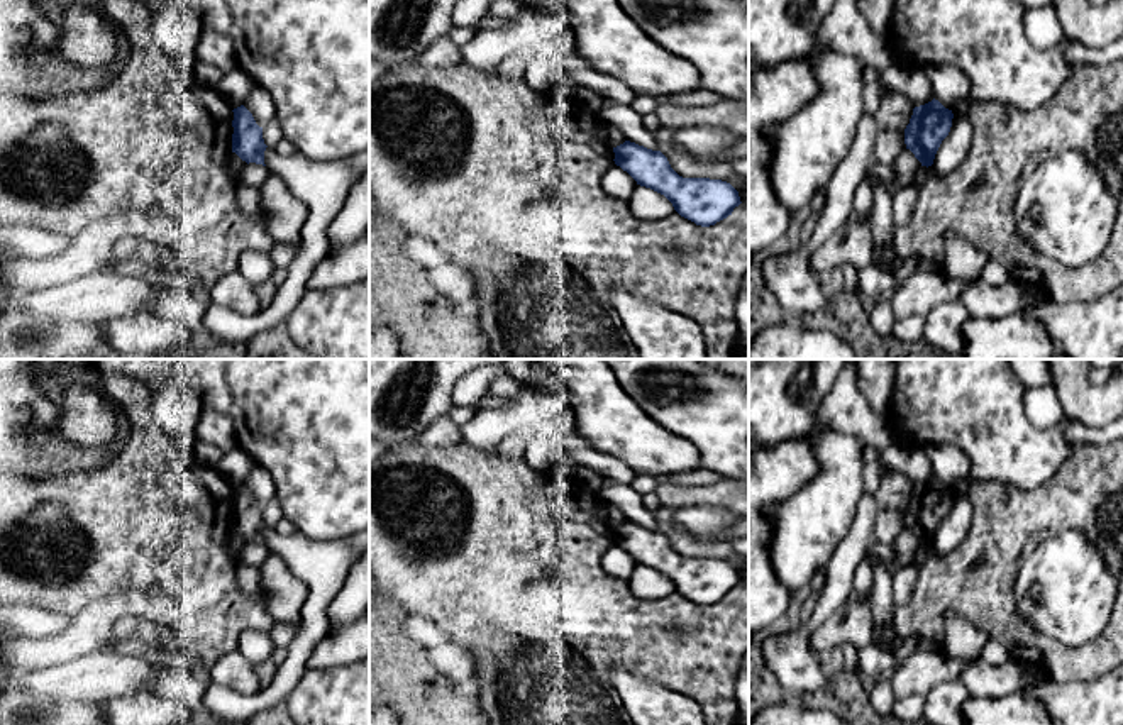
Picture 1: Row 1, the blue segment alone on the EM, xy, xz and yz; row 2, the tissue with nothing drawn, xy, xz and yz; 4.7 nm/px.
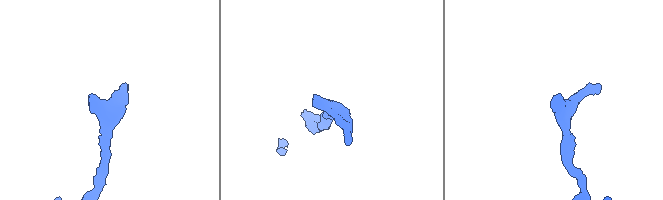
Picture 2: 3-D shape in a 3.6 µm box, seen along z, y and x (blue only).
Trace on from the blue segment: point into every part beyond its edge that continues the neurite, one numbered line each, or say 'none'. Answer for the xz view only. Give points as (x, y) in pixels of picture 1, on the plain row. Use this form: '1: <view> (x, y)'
none

